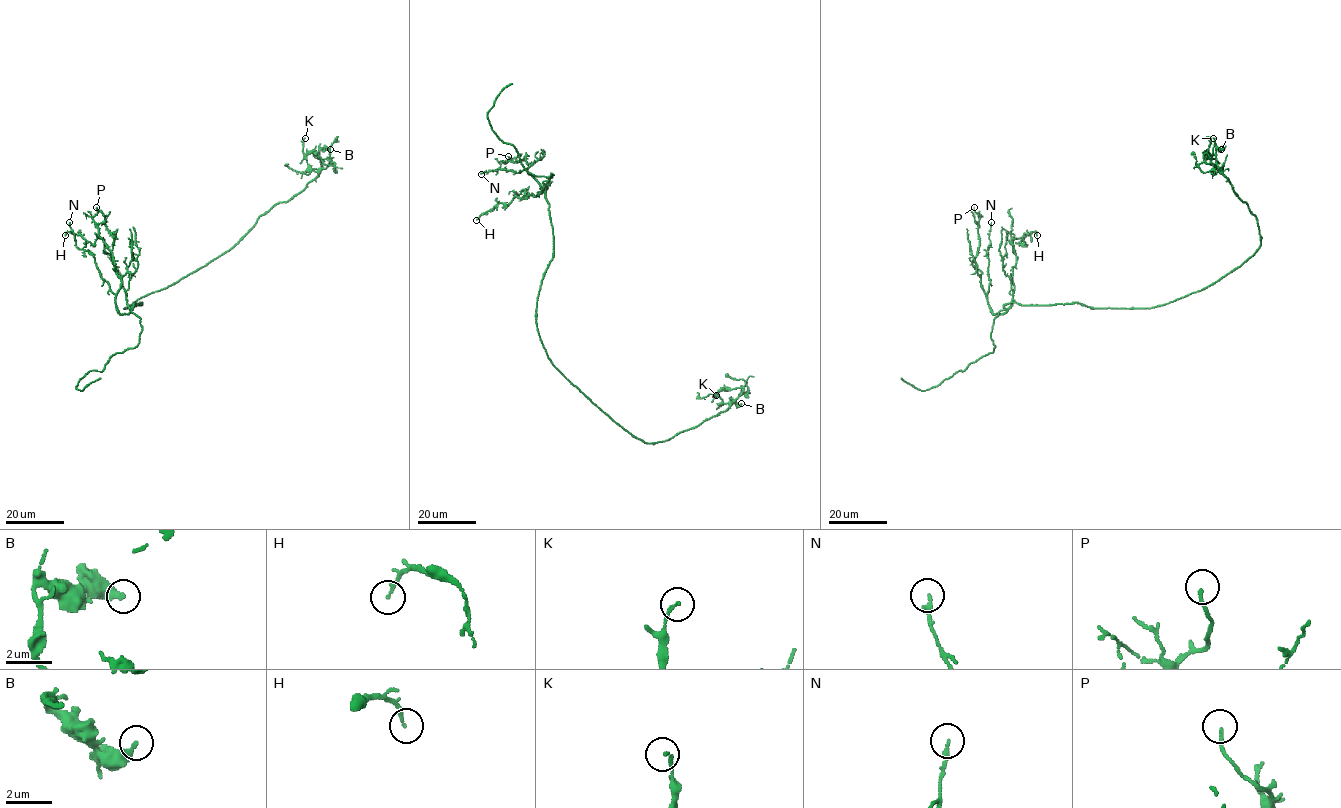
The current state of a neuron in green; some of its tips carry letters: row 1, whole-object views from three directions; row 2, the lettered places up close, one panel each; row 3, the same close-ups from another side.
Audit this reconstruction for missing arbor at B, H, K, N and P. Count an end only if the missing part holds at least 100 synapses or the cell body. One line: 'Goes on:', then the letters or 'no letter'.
Goes on: no letter

